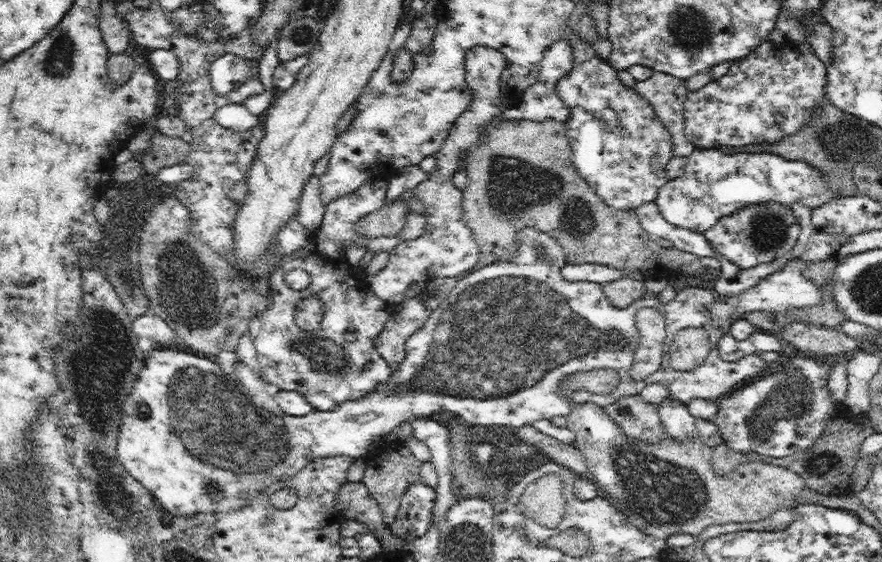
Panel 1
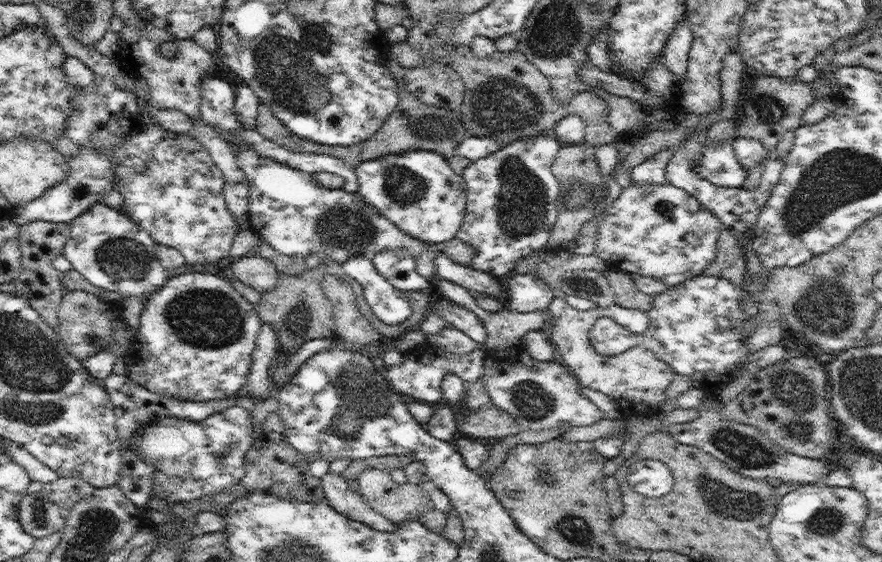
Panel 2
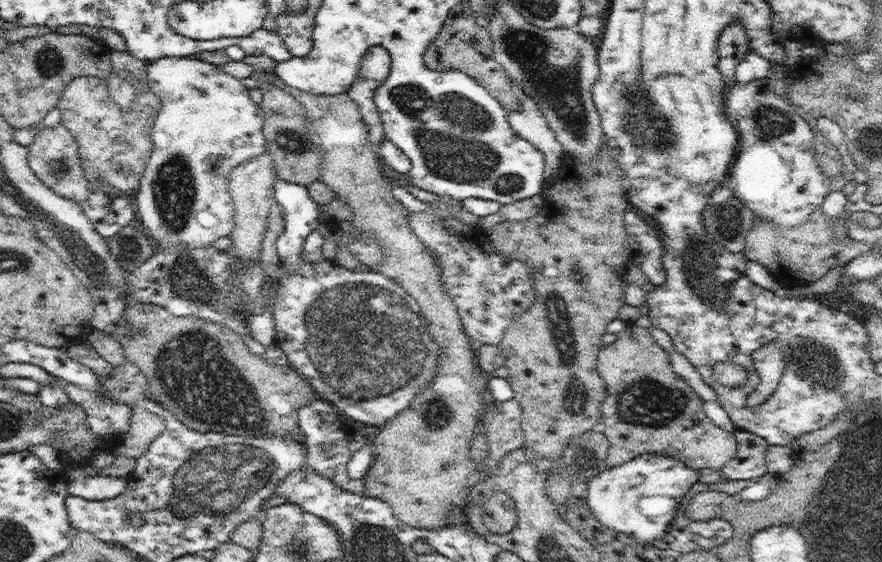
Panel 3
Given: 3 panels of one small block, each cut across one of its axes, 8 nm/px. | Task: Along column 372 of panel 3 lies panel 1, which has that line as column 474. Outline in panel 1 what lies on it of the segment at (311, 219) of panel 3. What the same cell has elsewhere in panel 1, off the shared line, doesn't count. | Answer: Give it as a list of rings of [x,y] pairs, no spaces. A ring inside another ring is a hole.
[[[525,226],[516,239],[519,248],[512,259],[469,271],[457,282],[448,298],[429,314],[424,326],[408,338],[406,356],[386,382],[376,384],[374,390],[366,392],[358,400],[344,400],[334,410],[315,410],[304,416],[274,416],[256,406],[253,399],[236,384],[234,377],[225,375],[220,366],[208,357],[199,357],[183,347],[180,350],[152,351],[122,407],[118,460],[126,465],[136,484],[149,488],[168,512],[184,516],[216,515],[239,509],[275,482],[294,478],[318,457],[364,457],[375,446],[376,438],[384,437],[404,421],[422,419],[440,410],[454,412],[471,427],[504,426],[516,431],[522,426],[533,426],[542,419],[566,417],[574,403],[592,402],[604,408],[622,397],[640,394],[644,387],[653,383],[665,385],[670,398],[685,404],[700,397],[717,401],[733,393],[738,384],[746,385],[768,374],[767,362],[758,353],[747,354],[734,361],[726,361],[719,355],[718,340],[730,333],[730,326],[736,319],[755,311],[786,313],[788,310],[806,309],[820,303],[824,296],[818,284],[804,277],[804,268],[809,264],[794,256],[780,271],[763,277],[758,284],[734,298],[723,300],[713,288],[687,286],[666,305],[661,304],[657,296],[647,295],[631,306],[618,309],[609,304],[603,285],[568,281],[561,276],[561,269],[566,266],[566,254],[550,234]],[[540,247],[546,249],[544,255],[550,256],[548,260],[539,258],[537,248]],[[642,307],[654,308],[664,316],[666,339],[660,369],[646,379],[634,381],[630,370],[634,350],[640,344],[636,314]],[[686,327],[702,327],[712,333],[713,347],[700,367],[692,371],[676,371],[670,367],[669,350],[674,335]],[[594,369],[615,370],[620,375],[620,384],[607,394],[576,390],[568,398],[562,384],[576,373]]]

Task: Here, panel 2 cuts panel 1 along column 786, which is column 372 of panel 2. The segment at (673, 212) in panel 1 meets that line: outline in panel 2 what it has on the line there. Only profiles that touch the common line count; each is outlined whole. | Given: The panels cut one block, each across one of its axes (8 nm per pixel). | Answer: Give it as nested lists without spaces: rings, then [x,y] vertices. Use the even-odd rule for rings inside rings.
[[[410,149],[367,160],[354,168],[358,192],[363,200],[395,224],[402,233],[429,244],[453,240],[466,212],[466,191],[462,175],[454,173],[445,156],[422,149]]]

